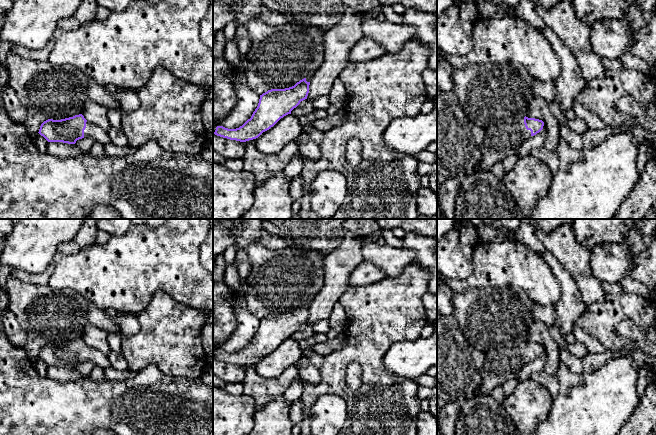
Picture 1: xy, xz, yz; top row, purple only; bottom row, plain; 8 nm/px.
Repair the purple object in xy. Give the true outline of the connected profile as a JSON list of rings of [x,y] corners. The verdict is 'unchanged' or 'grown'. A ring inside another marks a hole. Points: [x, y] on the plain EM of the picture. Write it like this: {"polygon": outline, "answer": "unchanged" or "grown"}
{"polygon": [[[82,338],[61,344],[48,343],[41,348],[38,357],[48,366],[75,368],[82,362],[92,362],[101,368],[111,366],[106,354],[88,346]]], "answer": "grown"}

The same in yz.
{"polygon": [[[522,341],[513,346],[485,352],[485,363],[481,371],[481,385],[476,396],[490,395],[497,386],[515,378],[527,362],[539,357],[544,346],[535,342]]], "answer": "grown"}

